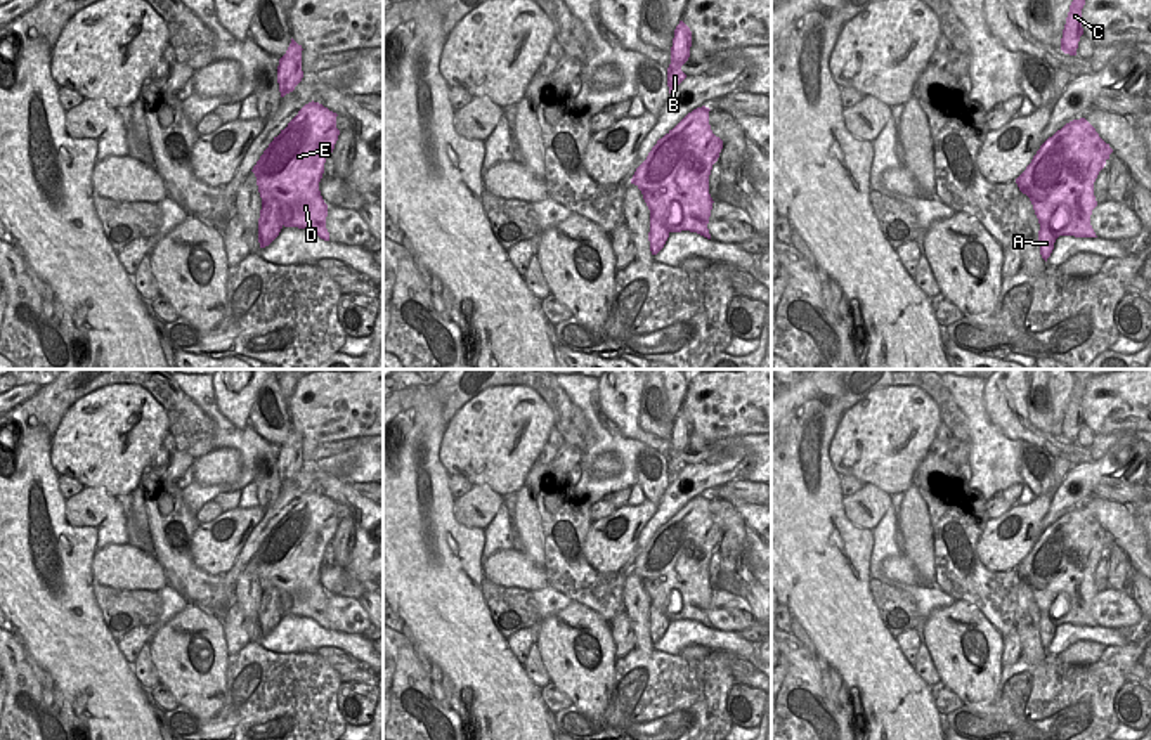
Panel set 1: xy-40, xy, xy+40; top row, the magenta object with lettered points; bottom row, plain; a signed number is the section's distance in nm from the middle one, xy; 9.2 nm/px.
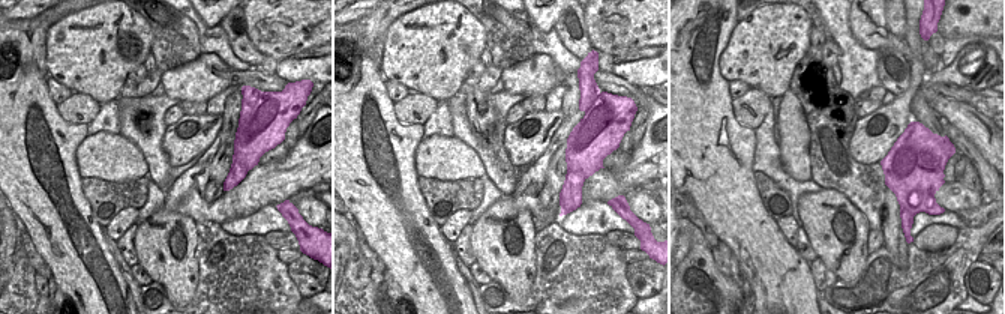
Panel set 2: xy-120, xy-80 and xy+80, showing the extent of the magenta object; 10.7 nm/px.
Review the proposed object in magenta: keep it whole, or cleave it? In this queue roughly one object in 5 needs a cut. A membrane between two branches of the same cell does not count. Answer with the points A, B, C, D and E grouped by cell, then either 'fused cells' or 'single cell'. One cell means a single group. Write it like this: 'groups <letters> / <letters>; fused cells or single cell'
groups A B C / D E; fused cells

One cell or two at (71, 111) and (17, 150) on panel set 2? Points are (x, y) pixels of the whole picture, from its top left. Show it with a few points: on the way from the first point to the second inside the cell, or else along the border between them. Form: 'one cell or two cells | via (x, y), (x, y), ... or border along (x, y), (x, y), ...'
two cells | border along (56, 105), (56, 110), (65, 120), (87, 125)

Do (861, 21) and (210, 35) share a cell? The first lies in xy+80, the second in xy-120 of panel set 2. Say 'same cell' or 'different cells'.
different cells

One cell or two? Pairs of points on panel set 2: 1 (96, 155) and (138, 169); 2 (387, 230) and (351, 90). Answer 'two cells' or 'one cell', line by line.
1: one cell
2: one cell

